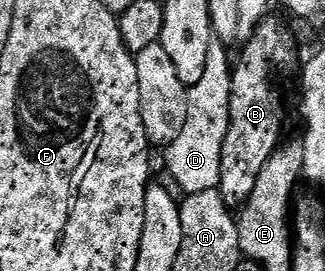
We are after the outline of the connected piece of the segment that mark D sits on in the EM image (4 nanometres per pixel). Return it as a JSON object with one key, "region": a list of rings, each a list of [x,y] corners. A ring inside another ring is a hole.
{"region":[[[214,36],[207,51],[207,65],[203,76],[187,91],[187,120],[179,138],[166,146],[167,169],[175,178],[182,194],[189,196],[200,191],[218,188],[221,183],[223,140],[230,126],[230,83],[232,81],[231,59],[226,44]]]}

